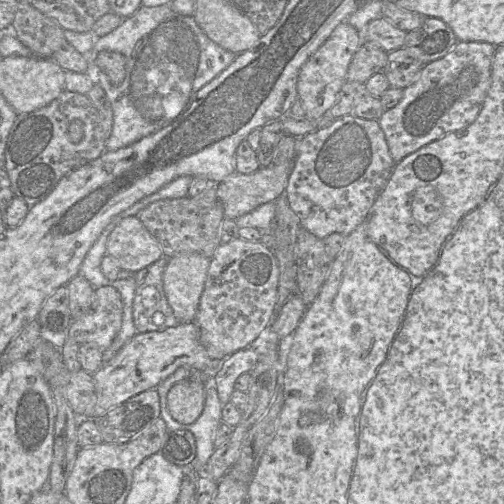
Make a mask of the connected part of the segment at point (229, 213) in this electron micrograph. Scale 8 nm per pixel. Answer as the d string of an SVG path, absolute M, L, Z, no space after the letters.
M291 160L281 165L260 167L258 170L250 174L235 172L227 176L221 182L215 184L217 196L223 205L225 217L236 219L252 211L261 204L274 202L280 196L284 195L293 168L293 162L294 160Z

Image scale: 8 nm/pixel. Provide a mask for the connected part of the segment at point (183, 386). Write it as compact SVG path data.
M184 379L175 383L167 394L167 407L174 420L194 423L203 411L206 390L200 379Z

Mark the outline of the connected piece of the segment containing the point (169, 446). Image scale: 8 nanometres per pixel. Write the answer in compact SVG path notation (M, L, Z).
M185 429L166 433L164 445L159 451L171 463L183 467L191 464L196 457L194 435Z

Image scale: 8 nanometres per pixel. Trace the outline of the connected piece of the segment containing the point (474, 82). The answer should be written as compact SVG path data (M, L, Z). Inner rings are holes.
M458 41L444 57L425 64L418 79L403 89L399 103L391 109L384 110L378 121L395 164L425 145L464 129L476 120L491 84L495 49L494 45L487 42Z

